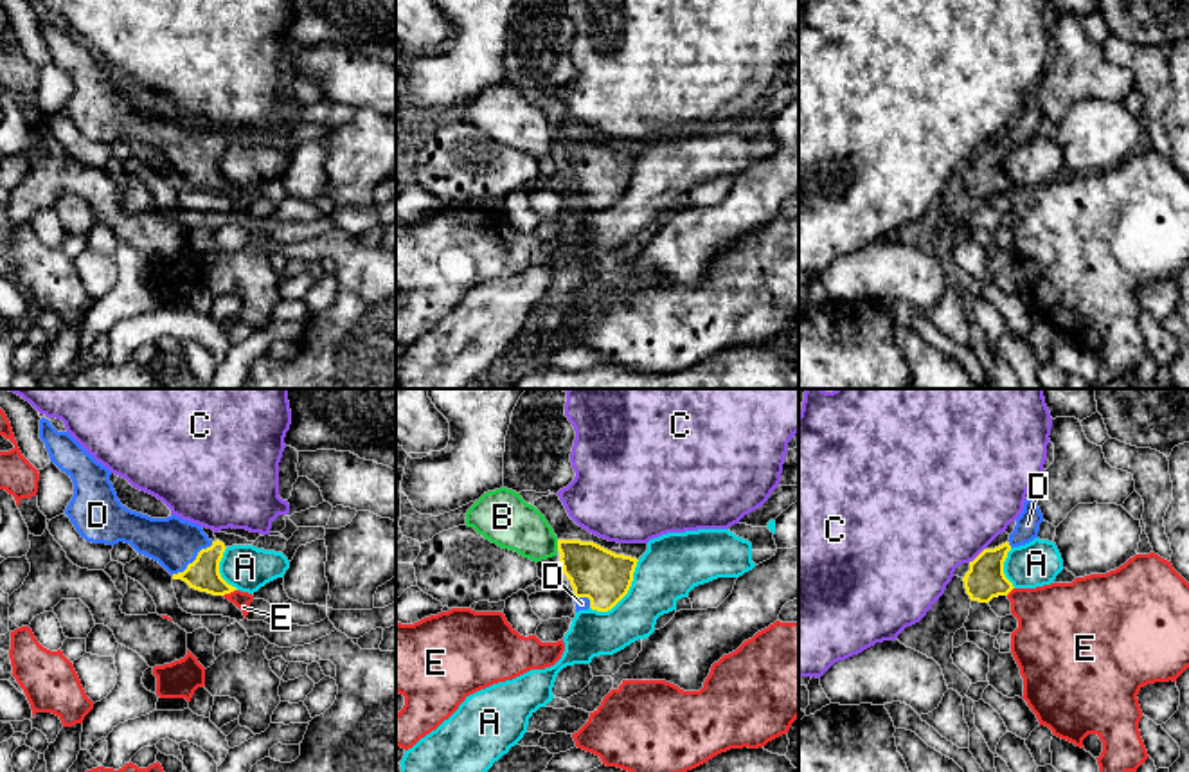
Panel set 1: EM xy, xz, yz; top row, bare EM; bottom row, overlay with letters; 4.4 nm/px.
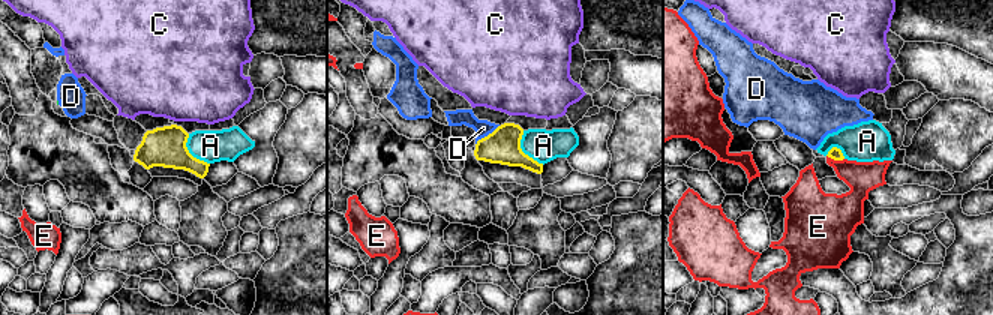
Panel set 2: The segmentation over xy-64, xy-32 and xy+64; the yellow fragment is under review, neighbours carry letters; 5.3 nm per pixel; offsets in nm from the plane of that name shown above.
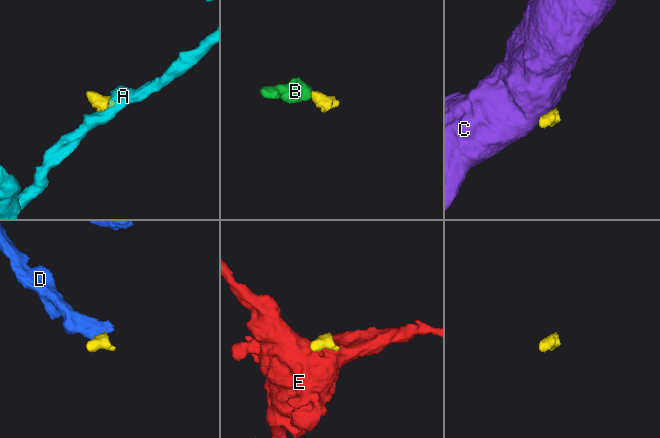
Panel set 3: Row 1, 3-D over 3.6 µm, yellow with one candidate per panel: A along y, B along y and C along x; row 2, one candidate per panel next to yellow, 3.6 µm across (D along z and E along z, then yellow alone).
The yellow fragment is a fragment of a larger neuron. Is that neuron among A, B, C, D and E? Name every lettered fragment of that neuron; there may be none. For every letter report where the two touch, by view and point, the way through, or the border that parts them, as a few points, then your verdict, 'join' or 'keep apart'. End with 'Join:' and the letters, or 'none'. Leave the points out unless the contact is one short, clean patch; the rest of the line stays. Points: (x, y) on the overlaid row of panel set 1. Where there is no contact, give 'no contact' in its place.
A: xz (625, 594) | along xz (639, 560), (630, 589), (610, 609), (592, 610) | keep apart
B: xz (558, 546) | along xz (556, 540), (558, 549) | keep apart
C: yz (979, 555) | along yz (986, 547), (968, 562) | keep apart
D: xy (195, 560) | across xy (202, 574), (195, 560), (173, 542) | join
E: xy (229, 592) | along xy (236, 589), (223, 596) | keep apart
Join: D

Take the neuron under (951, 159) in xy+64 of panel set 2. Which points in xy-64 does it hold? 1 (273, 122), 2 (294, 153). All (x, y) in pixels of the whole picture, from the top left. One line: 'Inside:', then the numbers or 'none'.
Inside: 2

